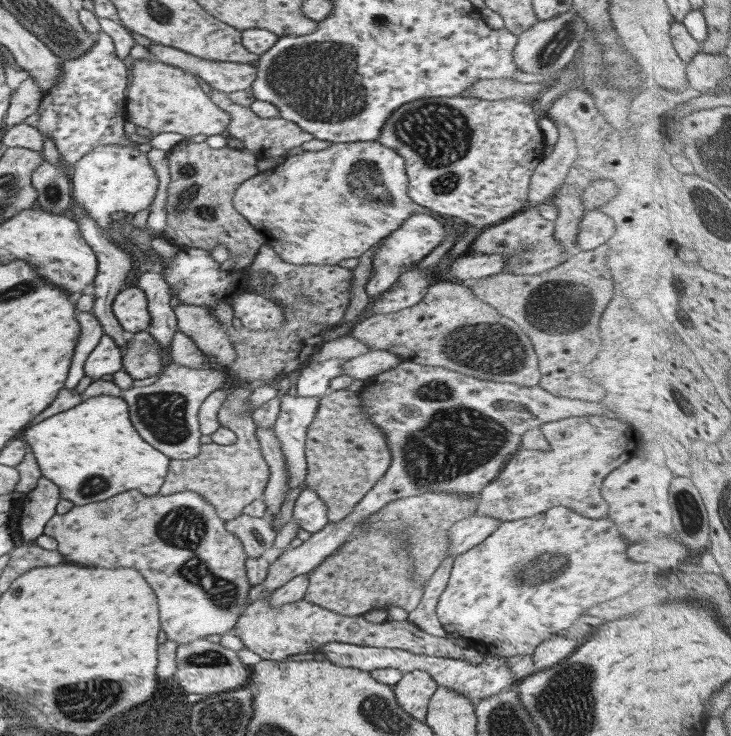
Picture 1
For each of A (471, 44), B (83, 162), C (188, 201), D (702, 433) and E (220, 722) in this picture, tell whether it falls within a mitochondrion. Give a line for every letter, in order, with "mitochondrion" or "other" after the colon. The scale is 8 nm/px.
A: other
B: other
C: mitochondrion
D: other
E: mitochondrion

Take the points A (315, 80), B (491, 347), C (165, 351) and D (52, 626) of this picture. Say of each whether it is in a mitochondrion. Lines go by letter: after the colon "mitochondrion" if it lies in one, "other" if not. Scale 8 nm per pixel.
A: mitochondrion
B: mitochondrion
C: other
D: other

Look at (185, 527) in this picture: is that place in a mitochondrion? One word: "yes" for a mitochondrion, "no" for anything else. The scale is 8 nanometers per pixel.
yes

